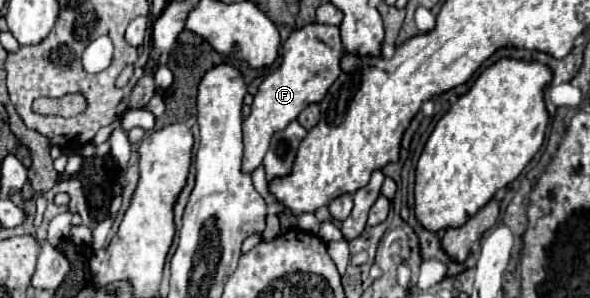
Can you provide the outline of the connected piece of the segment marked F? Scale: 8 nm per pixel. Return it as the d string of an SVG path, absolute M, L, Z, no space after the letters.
M309 23L301 29L293 29L289 39L283 45L283 59L281 65L265 77L259 85L255 101L251 105L251 115L243 121L243 171L251 173L255 167L261 165L263 155L269 147L269 141L275 131L281 131L289 125L289 121L297 119L297 115L311 103L319 103L329 87L339 77L339 63L345 53L341 43L341 31L333 25L323 23Z

